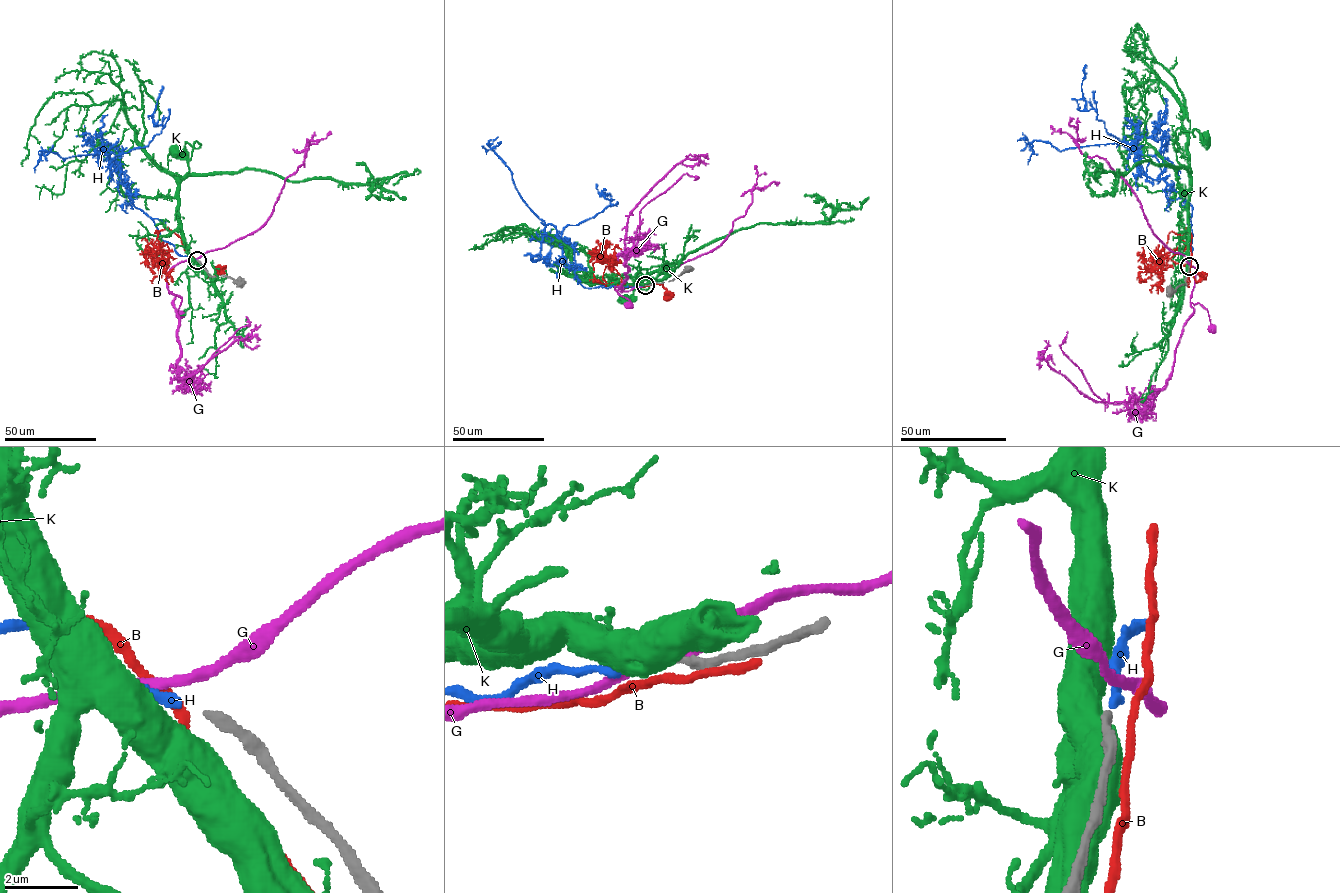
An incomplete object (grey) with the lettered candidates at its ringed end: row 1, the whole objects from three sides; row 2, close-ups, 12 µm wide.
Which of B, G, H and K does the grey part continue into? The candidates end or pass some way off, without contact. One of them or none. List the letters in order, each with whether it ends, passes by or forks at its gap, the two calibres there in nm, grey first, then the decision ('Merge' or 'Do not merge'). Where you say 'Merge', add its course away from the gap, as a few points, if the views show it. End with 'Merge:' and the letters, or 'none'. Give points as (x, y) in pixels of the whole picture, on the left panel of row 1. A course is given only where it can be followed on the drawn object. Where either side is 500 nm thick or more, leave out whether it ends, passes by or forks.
B: It passes by. Thickness 240 nm (grey) against 200 nm. Do not merge
G: It passes by. Thickness 240 nm (grey) against 260 nm. Do not merge
H: It ends there. Thickness 240 nm (grey) against 260 nm. Merge. Its course: (196, 260), (179, 255), (132, 204), (108, 156), (64, 160), (46, 151), (34, 173)
K: Thickness 240 nm (grey) against 750 nm. Do not merge
Merge: H

